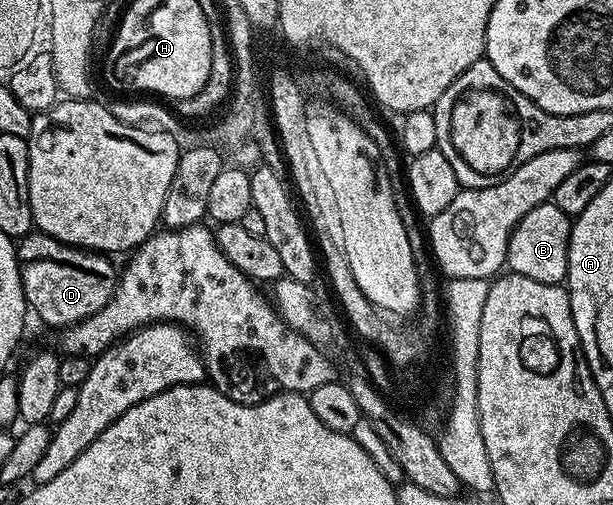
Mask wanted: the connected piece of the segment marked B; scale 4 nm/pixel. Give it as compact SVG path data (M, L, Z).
M547 202L528 210L528 214L524 214L524 218L520 218L520 222L514 228L514 233L511 234L508 242L506 264L509 271L518 272L521 276L527 276L528 278L536 278L536 282L562 284L566 279L566 271L568 270L571 223L571 217L566 216L564 210L560 210L560 206L556 206L552 202Z

